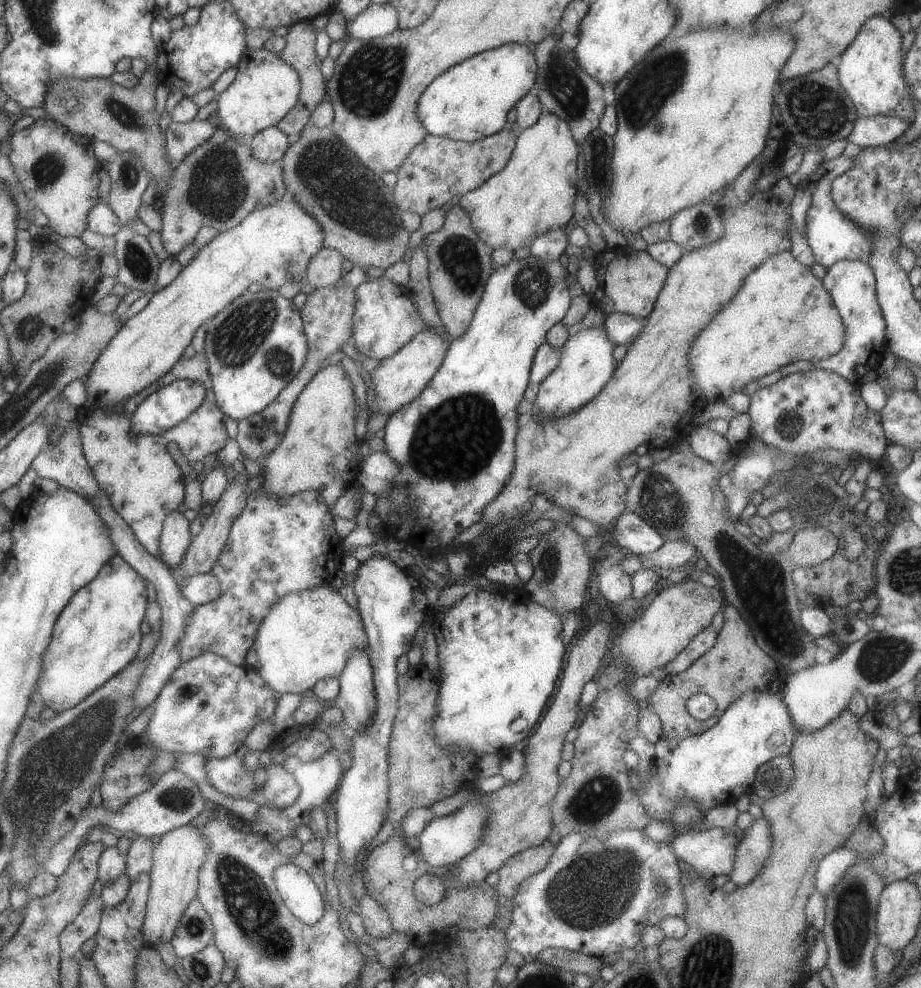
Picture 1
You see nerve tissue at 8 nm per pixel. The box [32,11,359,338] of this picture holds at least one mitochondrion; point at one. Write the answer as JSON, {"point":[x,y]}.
{"point":[216,189]}

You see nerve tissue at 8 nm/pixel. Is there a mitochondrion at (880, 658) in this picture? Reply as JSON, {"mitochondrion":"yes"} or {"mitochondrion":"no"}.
{"mitochondrion":"yes"}

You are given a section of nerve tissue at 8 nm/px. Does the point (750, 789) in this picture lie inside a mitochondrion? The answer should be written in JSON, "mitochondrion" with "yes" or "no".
{"mitochondrion":"no"}

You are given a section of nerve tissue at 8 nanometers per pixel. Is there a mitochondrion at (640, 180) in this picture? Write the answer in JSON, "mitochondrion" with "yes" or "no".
{"mitochondrion":"no"}

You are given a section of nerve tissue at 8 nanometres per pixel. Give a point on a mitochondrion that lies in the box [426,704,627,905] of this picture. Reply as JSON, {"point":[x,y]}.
{"point":[598,798]}

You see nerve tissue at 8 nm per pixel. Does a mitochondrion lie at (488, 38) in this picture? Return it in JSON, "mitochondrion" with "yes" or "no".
{"mitochondrion":"no"}

